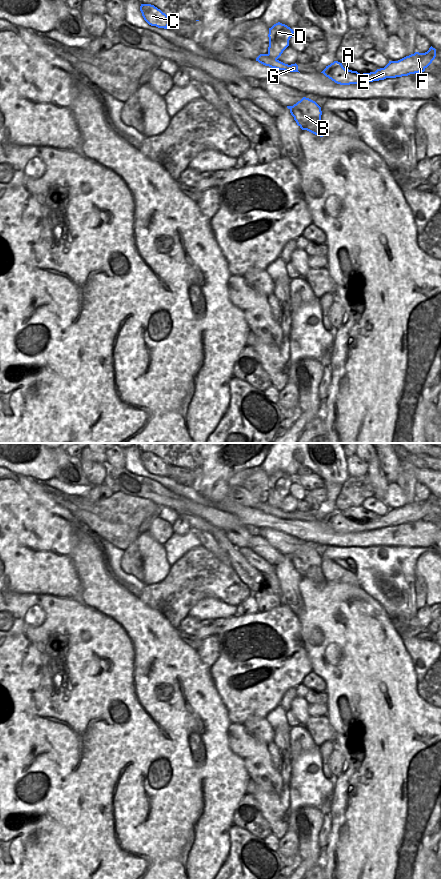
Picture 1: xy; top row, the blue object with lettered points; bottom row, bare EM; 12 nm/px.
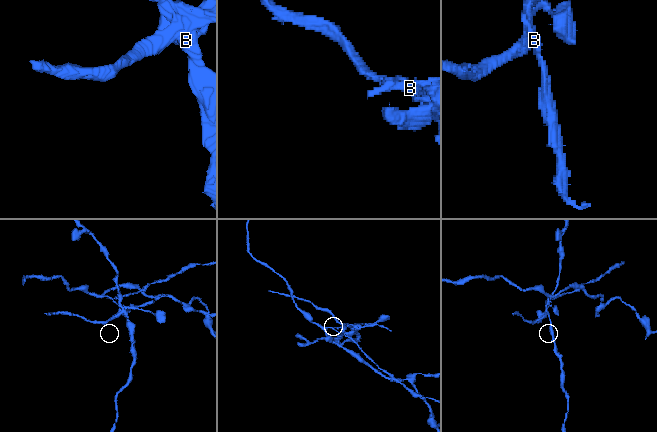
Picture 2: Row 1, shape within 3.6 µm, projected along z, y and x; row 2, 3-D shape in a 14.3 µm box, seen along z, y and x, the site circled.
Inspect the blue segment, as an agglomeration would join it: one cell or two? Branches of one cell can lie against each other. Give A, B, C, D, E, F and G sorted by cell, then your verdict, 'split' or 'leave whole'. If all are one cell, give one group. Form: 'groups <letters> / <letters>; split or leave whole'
groups A B C E F G / D; split

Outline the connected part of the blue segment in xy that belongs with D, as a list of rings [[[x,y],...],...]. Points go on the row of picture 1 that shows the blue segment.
[[[280,22],[269,28],[269,47],[267,55],[270,58],[278,59],[289,46],[289,40],[293,33],[293,29]]]

